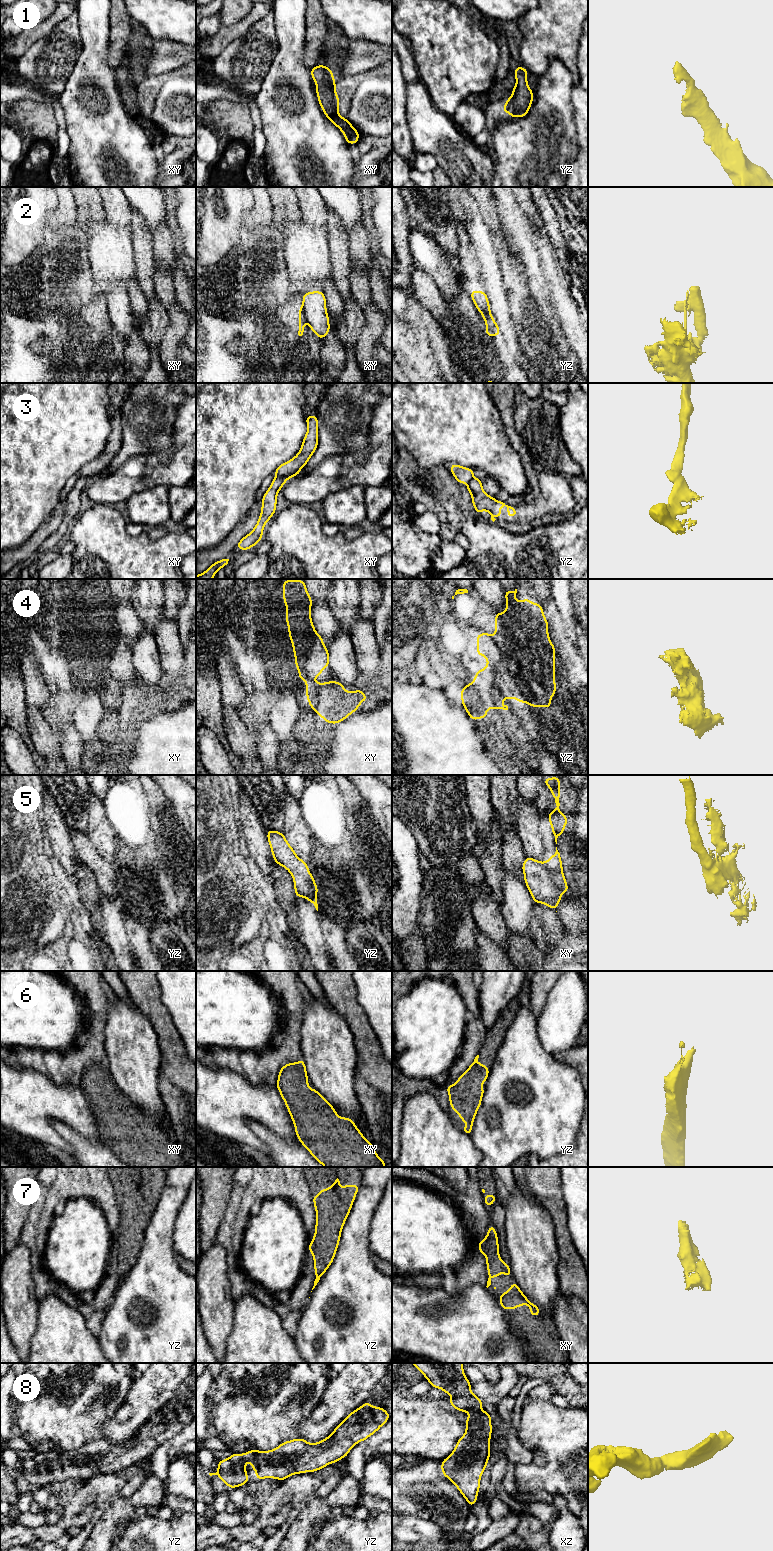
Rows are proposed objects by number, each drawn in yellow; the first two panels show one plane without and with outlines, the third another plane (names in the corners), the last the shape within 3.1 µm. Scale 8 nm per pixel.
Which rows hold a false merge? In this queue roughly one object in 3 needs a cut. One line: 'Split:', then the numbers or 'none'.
Split: 2, 3

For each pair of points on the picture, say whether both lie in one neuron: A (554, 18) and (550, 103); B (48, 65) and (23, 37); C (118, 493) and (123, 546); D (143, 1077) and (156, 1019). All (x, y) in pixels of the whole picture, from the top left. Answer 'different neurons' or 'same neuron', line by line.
A: different neurons
B: different neurons
C: different neurons
D: different neurons

